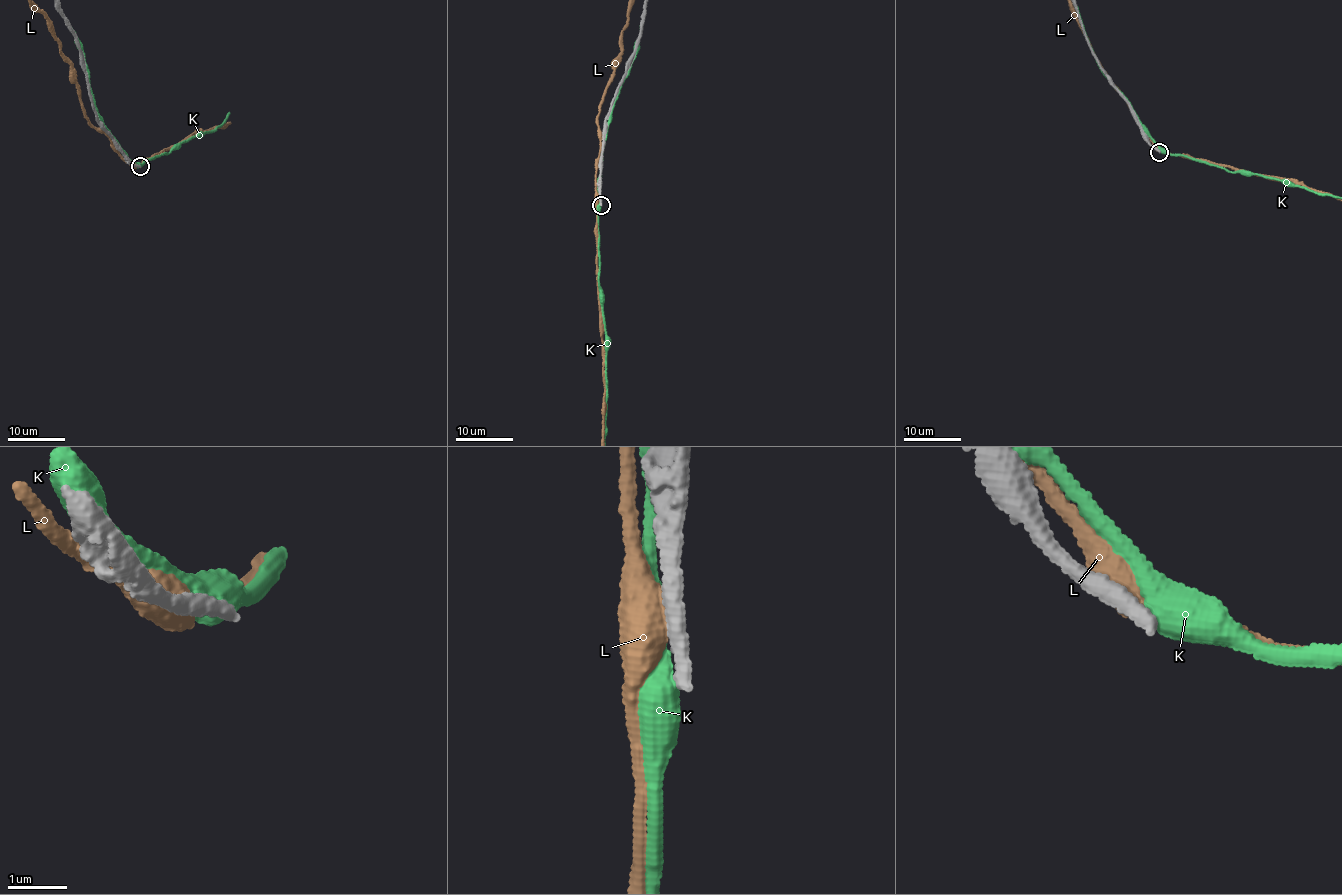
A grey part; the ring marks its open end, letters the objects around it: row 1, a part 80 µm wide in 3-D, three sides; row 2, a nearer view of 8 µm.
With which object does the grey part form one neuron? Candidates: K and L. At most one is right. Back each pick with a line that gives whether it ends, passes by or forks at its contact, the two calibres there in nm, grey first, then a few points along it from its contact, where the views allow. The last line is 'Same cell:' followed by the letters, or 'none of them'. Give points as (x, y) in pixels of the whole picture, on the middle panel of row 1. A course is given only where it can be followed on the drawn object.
Same cell: none of them

